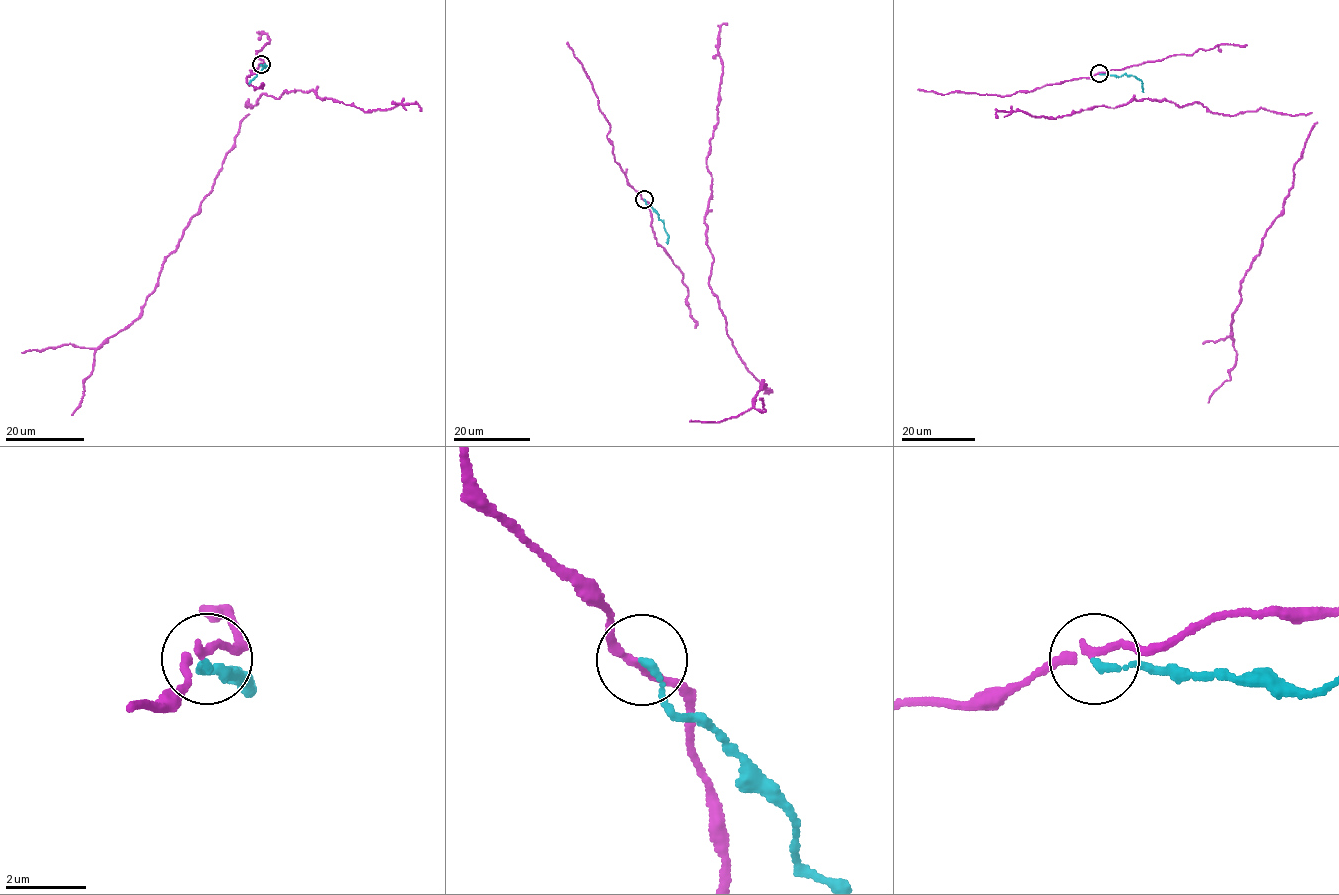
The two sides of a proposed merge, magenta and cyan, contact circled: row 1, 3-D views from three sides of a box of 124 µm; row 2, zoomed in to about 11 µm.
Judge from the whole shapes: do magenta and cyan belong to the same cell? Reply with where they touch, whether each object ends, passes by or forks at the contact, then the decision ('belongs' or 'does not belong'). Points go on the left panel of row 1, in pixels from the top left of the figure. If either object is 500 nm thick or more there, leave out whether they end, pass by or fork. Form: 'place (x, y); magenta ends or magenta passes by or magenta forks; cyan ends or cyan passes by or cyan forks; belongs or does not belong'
place (261, 64); magenta passes by; cyan ends; does not belong

